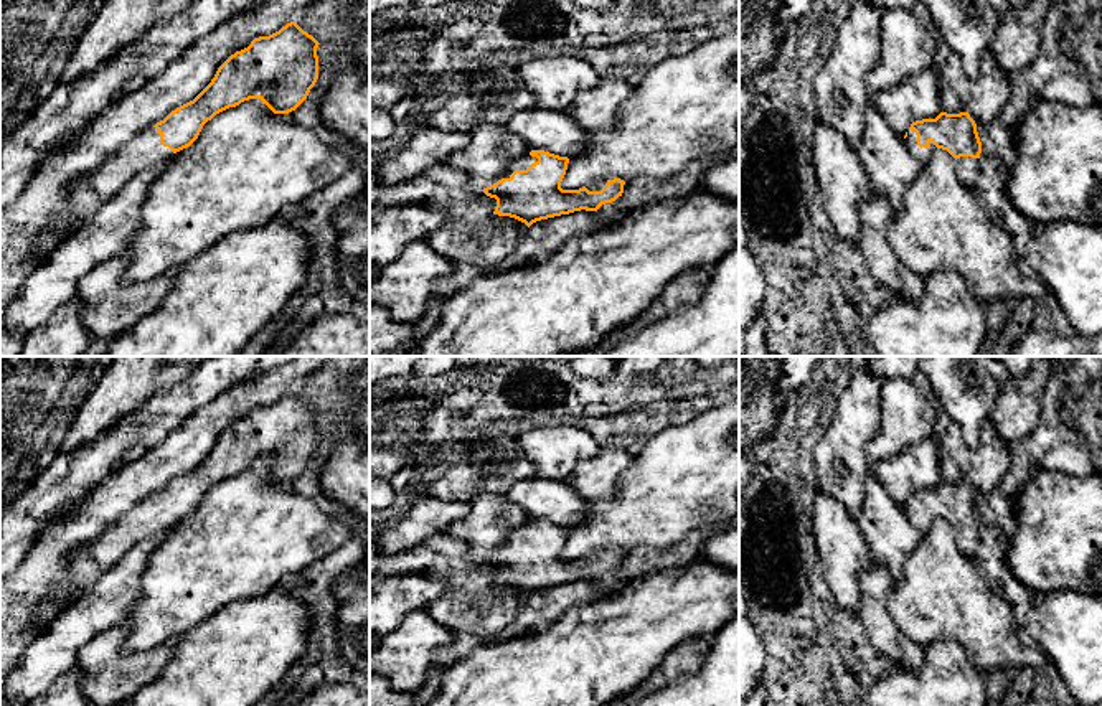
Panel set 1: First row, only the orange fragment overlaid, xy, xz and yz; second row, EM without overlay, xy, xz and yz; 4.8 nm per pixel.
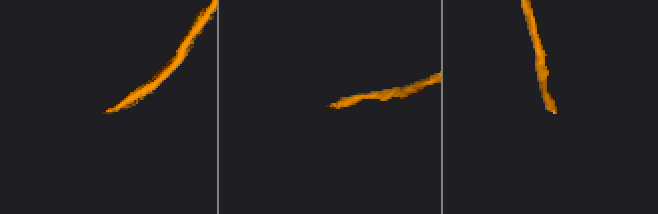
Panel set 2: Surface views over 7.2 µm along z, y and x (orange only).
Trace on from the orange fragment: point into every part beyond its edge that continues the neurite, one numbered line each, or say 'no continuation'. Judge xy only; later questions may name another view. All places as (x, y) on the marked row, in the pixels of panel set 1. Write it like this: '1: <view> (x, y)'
1: xy (144, 150)

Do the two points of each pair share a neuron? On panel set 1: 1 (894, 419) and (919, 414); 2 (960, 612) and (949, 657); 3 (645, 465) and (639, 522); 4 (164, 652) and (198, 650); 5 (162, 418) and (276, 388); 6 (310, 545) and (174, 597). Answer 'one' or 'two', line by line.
1: one
2: two
3: one
4: two
5: two
6: one

